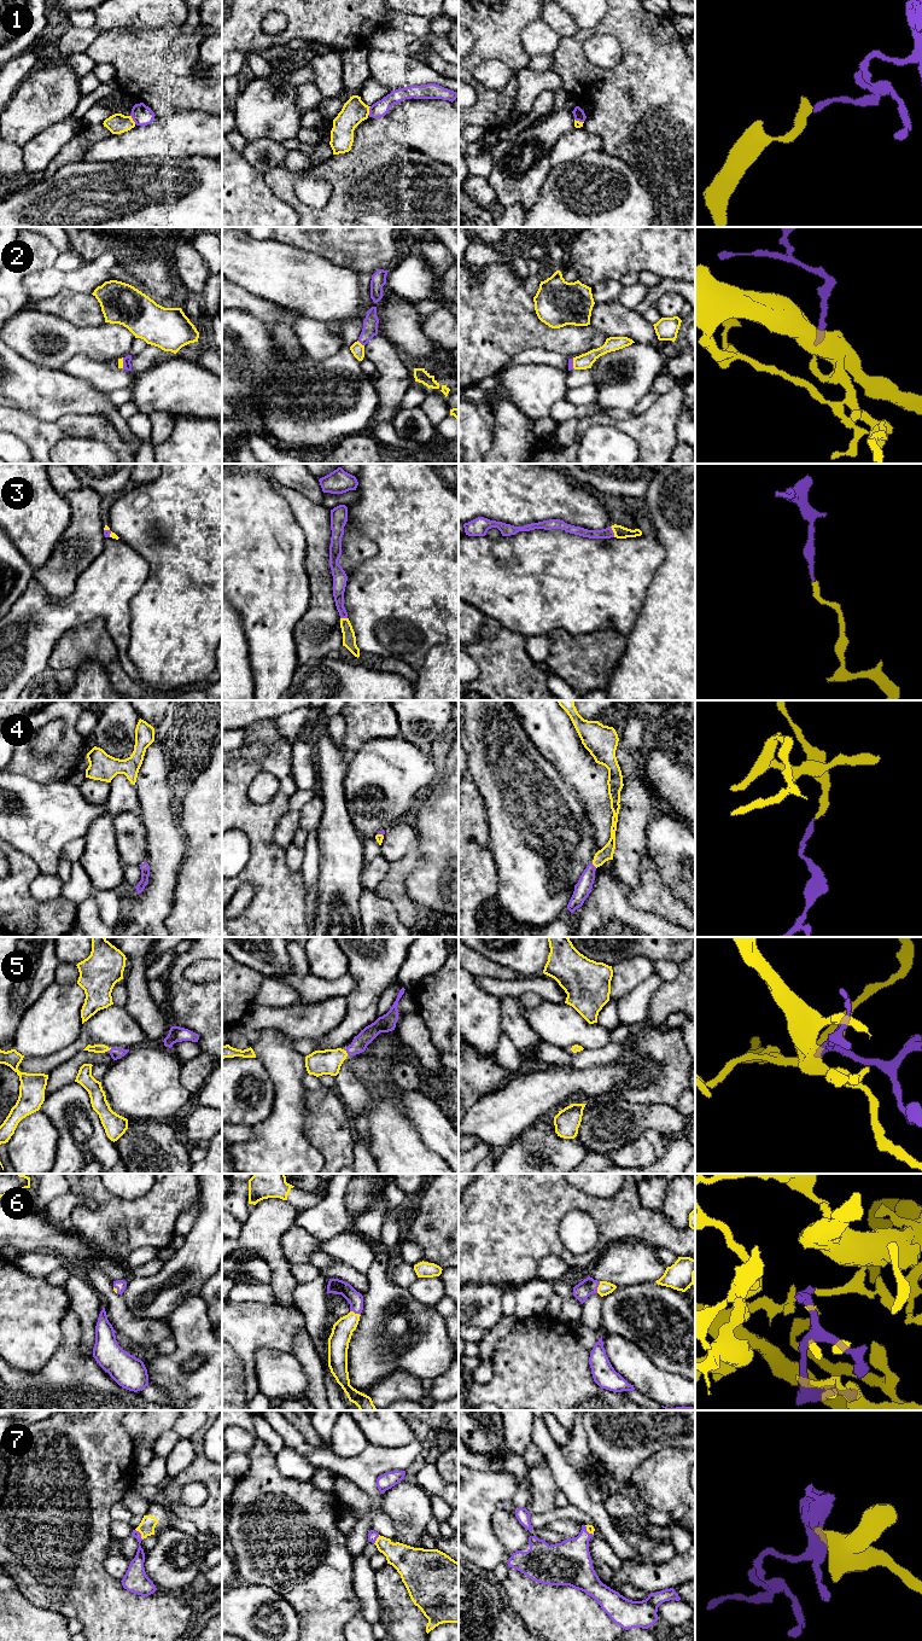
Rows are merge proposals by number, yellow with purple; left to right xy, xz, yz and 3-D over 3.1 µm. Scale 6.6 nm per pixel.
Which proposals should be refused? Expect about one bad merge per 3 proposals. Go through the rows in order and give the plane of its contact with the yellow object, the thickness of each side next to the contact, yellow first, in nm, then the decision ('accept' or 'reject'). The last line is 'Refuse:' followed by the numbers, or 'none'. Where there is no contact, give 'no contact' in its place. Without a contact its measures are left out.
1: meets yellow in xz; 160 nm thick on the yellow side, 100 nm on the other; reject
2: meets yellow in xz; 90 nm thick on the yellow side, 100 nm on the other; accept
3: meets yellow in yz; 80 nm thick on the yellow side, 70 nm on the other; accept
4: meets yellow in yz; 90 nm thick on the yellow side, 110 nm on the other; accept
5: meets yellow in xz; 170 nm thick on the yellow side, 110 nm on the other; accept
6: meets yellow in yz; 90 nm thick on the yellow side, 110 nm on the other; accept
7: meets yellow in xy; 110 nm thick on the yellow side, 110 nm on the other; accept
Refuse: 1

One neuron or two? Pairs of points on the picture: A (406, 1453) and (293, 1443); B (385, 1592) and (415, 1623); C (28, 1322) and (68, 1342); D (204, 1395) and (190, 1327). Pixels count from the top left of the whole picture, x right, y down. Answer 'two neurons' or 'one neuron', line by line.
A: one neuron
B: one neuron
C: two neurons
D: one neuron

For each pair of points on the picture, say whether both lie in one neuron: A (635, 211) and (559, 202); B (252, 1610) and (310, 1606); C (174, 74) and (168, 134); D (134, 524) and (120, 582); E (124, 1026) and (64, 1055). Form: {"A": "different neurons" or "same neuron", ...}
{"A": "same neuron", "B": "different neurons", "C": "different neurons", "D": "different neurons", "E": "same neuron"}

